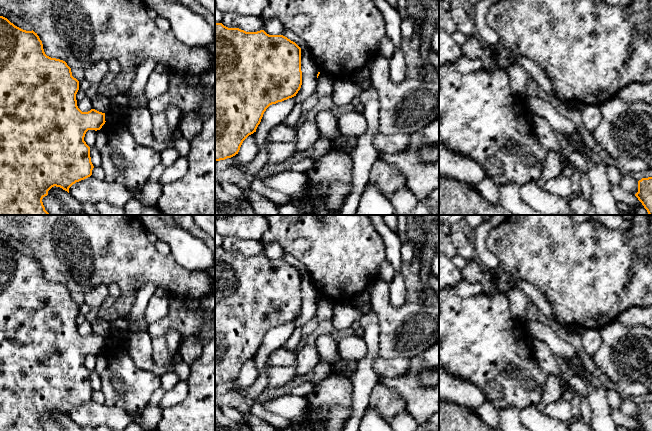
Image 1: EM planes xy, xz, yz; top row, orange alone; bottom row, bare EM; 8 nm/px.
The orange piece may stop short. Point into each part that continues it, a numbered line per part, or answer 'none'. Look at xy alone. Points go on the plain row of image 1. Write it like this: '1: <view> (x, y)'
none

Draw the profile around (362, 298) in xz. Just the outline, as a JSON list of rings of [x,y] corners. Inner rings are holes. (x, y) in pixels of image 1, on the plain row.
[[[368,289],[357,293],[355,300],[353,301],[353,304],[355,306],[362,306],[362,305],[365,305],[365,304],[371,304]]]

